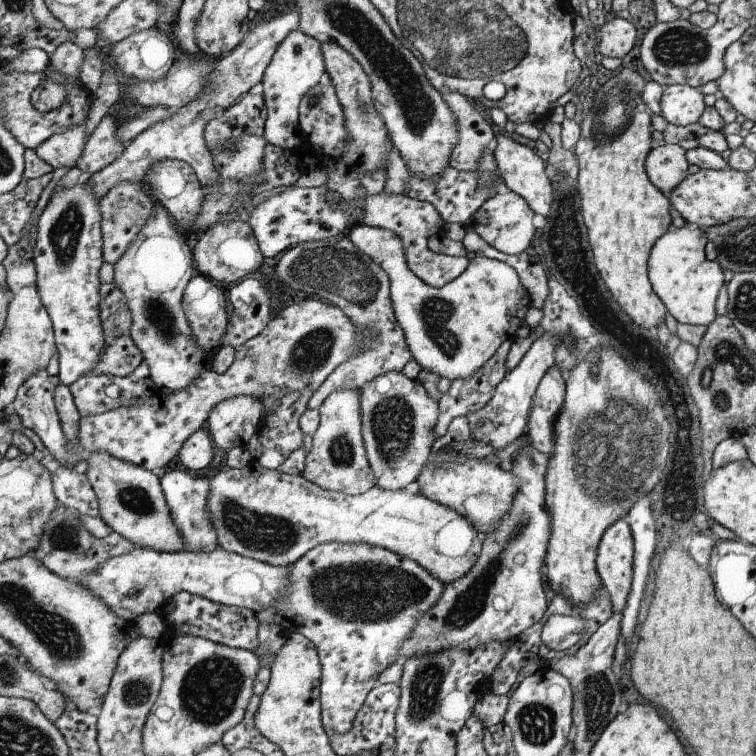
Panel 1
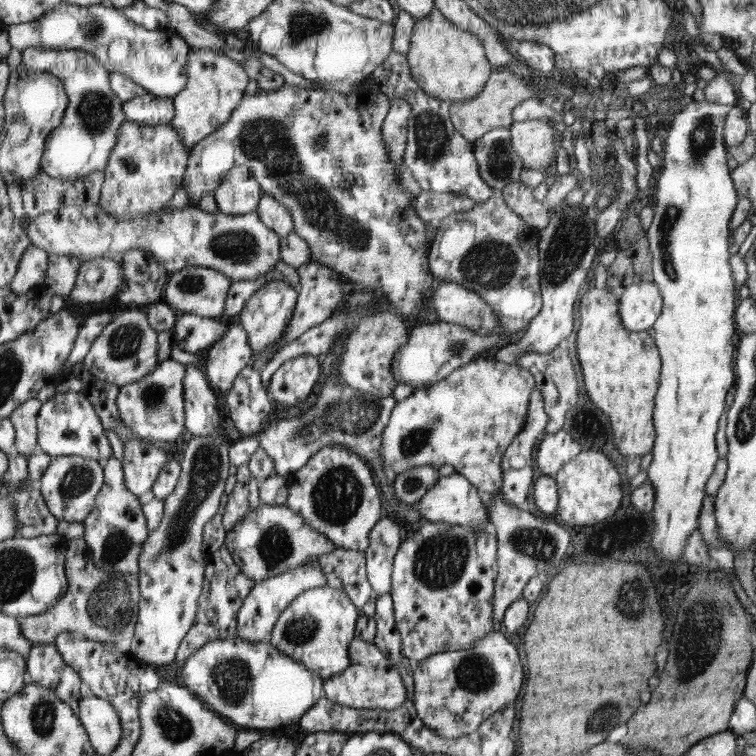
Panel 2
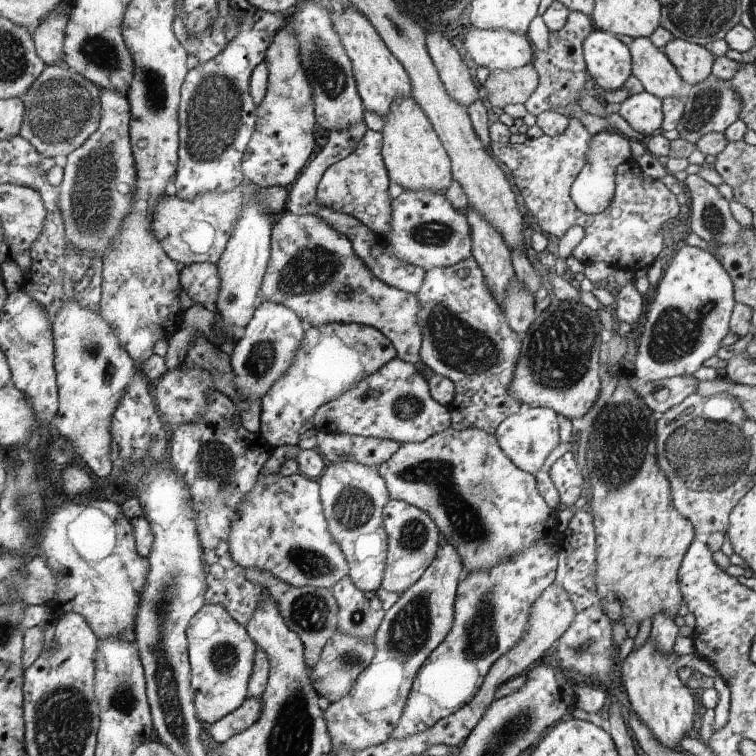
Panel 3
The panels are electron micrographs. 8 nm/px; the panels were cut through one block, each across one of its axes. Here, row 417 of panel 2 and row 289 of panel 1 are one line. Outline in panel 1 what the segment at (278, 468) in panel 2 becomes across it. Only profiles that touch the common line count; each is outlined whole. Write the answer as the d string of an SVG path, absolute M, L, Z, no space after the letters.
M336 238L320 241L307 241L284 253L276 266L276 276L282 284L302 290L310 296L320 295L336 307L340 307L354 324L367 334L363 352L343 363L329 378L315 390L308 402L309 409L320 409L324 400L337 391L361 391L374 378L391 371L402 371L412 359L406 336L398 325L393 300L391 299L391 280L378 263L363 254L348 240Z

